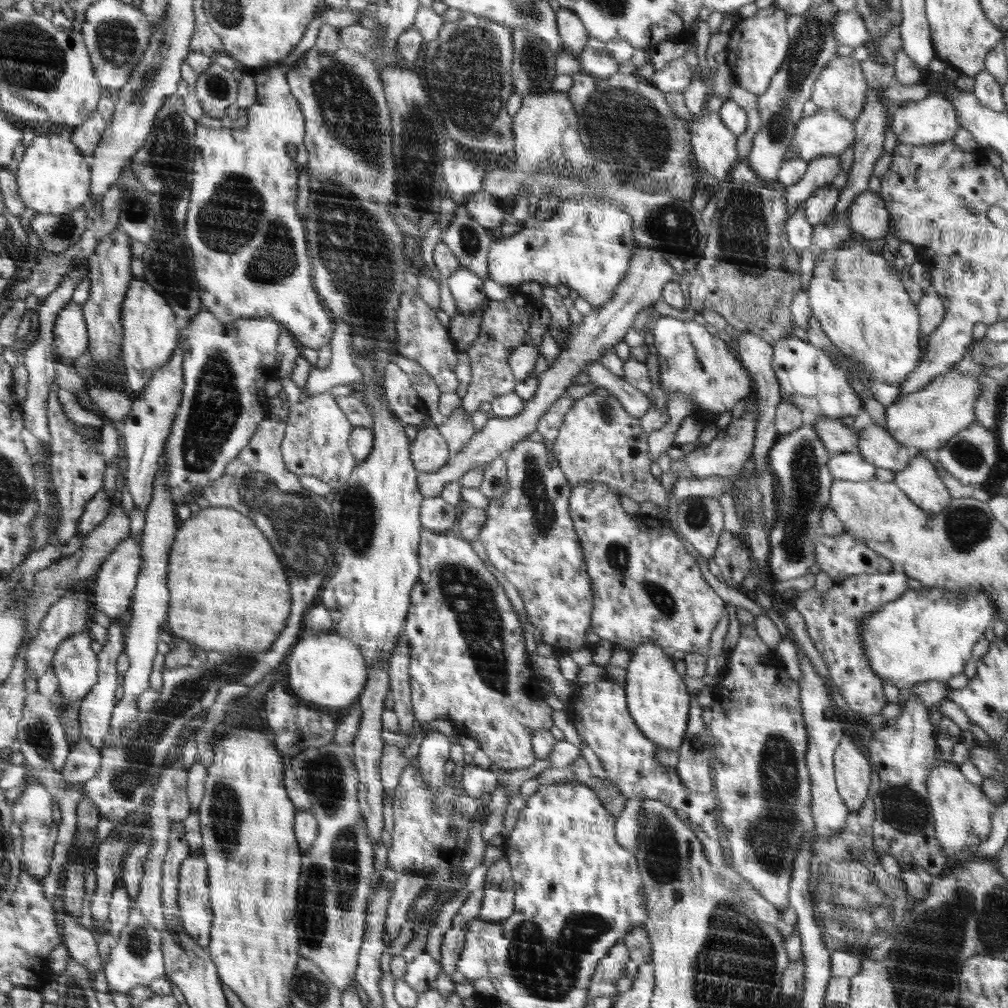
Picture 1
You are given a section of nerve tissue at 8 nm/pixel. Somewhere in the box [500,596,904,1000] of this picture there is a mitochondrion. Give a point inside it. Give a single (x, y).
(854, 905)

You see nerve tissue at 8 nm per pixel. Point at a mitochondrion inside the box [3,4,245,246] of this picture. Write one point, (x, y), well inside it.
(116, 40)

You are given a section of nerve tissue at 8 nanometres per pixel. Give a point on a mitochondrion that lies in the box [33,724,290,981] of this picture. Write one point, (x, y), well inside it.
(225, 812)

